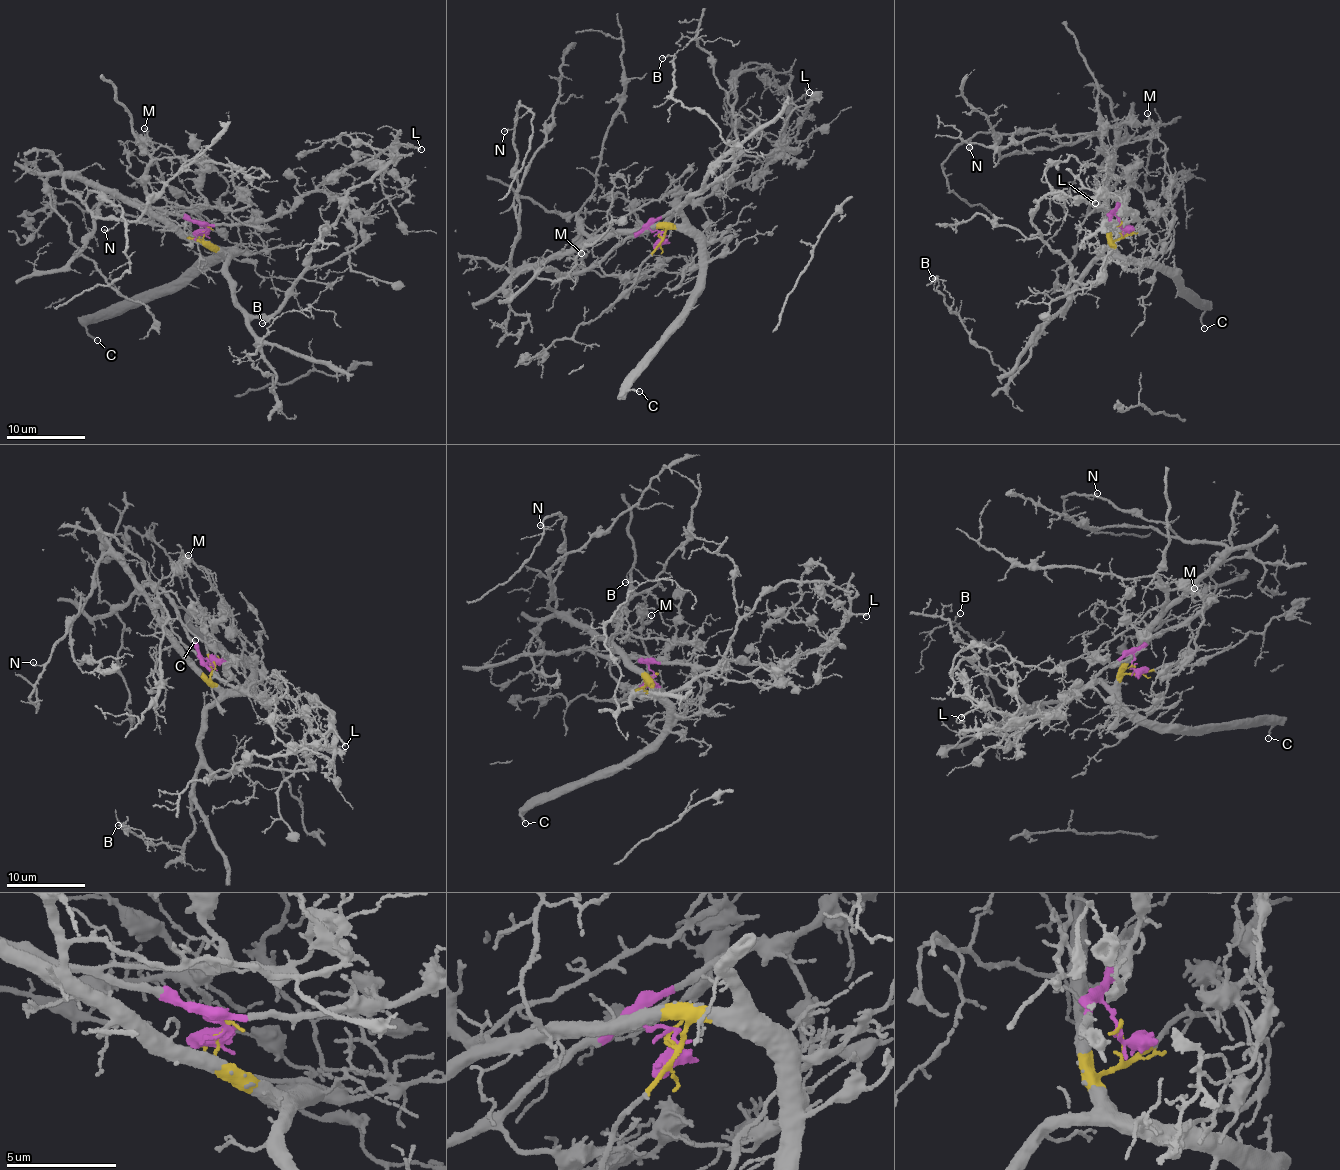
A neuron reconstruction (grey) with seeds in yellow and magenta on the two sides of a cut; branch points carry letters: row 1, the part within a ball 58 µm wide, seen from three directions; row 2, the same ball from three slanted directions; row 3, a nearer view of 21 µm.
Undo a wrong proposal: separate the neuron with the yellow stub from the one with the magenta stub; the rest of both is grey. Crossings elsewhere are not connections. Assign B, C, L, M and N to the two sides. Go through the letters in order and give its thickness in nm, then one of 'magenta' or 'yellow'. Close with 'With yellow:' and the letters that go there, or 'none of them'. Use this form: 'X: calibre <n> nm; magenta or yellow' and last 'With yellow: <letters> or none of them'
B: calibre 110 nm; yellow
C: calibre 150 nm; yellow
L: calibre 200 nm; magenta
M: calibre 140 nm; magenta
N: calibre 110 nm; yellow
With yellow: B, C, N

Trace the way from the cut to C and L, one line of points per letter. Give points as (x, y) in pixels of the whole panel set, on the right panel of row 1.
C: (1121, 226), (1122, 233), (1114, 244), (1122, 255), (1164, 264), (1176, 274), (1206, 310), (1201, 317), (1205, 328)
L: (1119, 226), (1114, 215), (1109, 226), (1114, 232), (1109, 227), (1141, 221), (1125, 206), (1100, 194), (1095, 202)

